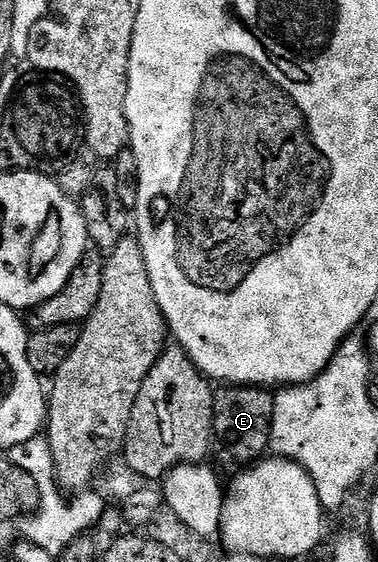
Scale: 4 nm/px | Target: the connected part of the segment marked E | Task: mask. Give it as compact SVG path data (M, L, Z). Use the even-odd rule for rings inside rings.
M221 386L213 394L213 435L241 463L249 466L270 451L269 435L275 414L274 393L261 386Z

